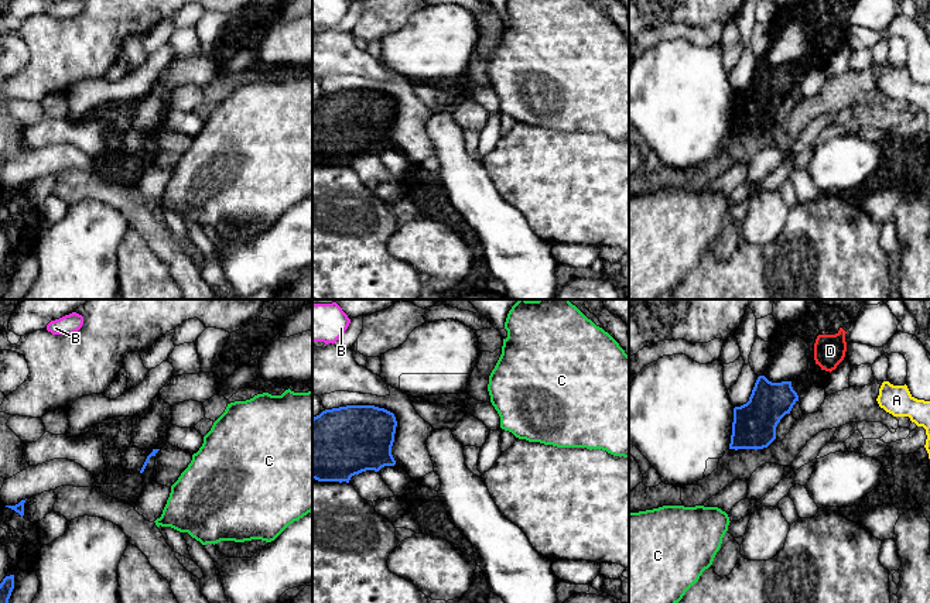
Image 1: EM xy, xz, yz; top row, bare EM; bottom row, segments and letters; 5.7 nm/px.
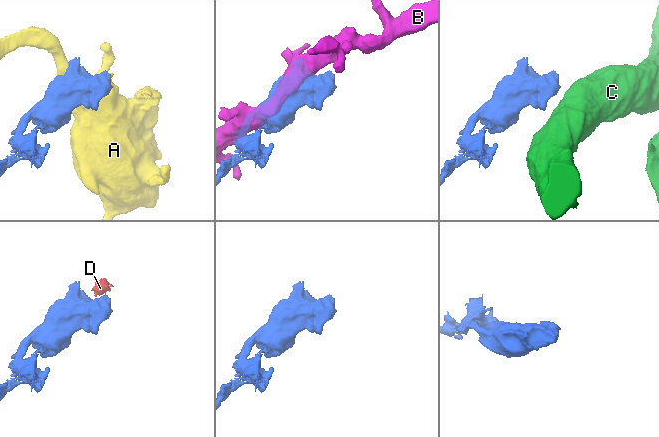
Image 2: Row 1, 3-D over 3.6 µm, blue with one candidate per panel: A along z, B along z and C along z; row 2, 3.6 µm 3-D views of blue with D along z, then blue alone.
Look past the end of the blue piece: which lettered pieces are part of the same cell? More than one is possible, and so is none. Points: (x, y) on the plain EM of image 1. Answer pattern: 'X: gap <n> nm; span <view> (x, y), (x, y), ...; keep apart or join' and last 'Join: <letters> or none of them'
A: gap 440 nm; span yz (797, 82), (876, 82); keep apart
B: gap 360 nm; span xz (346, 89), (332, 27); keep apart
C: gap 180 nm; span xy (143, 154), (171, 170); keep apart
D: gap 180 nm; span yz (790, 65), (816, 47); join
Join: D

